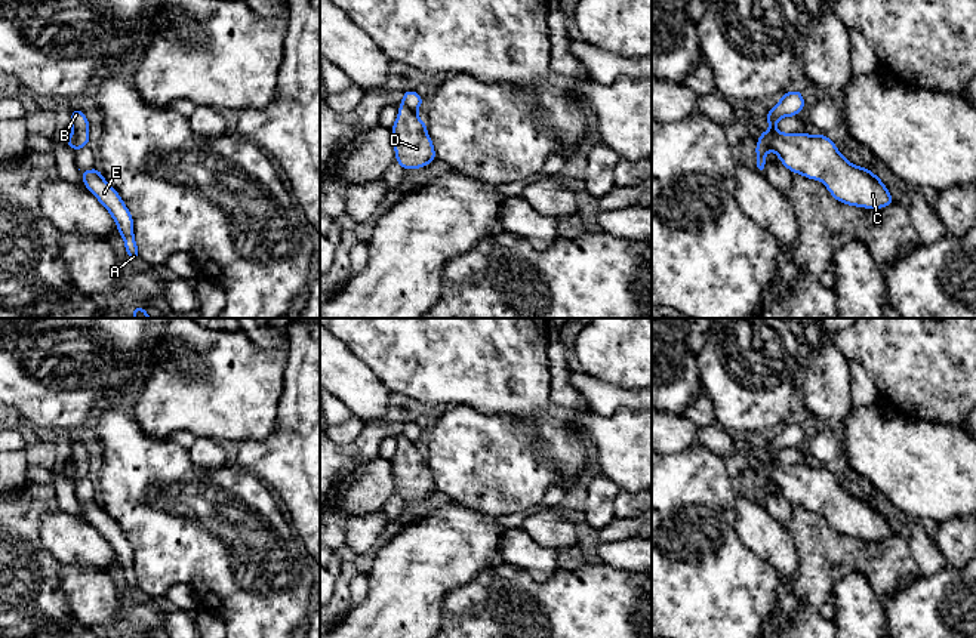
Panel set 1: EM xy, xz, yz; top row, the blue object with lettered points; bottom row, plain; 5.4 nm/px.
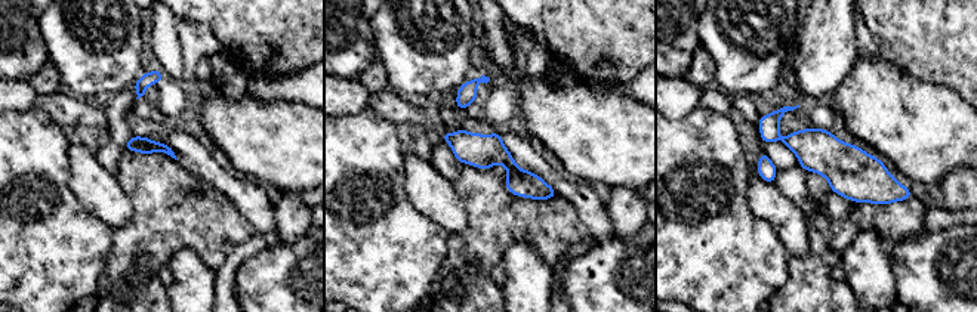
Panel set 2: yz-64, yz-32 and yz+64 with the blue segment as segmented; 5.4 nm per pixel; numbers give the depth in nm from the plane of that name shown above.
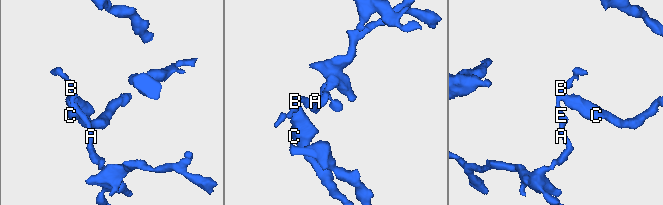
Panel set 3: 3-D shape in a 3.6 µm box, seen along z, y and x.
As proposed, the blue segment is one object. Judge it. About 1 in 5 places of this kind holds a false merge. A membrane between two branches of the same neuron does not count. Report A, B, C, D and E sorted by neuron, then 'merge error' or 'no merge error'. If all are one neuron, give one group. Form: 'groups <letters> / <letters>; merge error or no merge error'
groups A B E / C D; merge error

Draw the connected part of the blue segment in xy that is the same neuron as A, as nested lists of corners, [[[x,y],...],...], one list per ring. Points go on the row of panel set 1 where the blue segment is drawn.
[[[99,169],[80,170],[86,189],[110,212],[117,229],[124,240],[127,258],[139,261],[138,246],[133,235],[133,218],[120,194],[102,178]]]

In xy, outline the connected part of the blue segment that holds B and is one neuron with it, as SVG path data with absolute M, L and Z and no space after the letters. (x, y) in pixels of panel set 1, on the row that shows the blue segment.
M71 110L71 124L73 124L73 135L74 135L73 150L78 151L80 148L89 145L90 123L87 121L81 110Z

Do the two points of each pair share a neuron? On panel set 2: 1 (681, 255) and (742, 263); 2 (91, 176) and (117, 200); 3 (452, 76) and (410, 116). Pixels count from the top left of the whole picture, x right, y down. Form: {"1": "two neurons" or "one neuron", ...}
{"1": "one neuron", "2": "one neuron", "3": "two neurons"}

